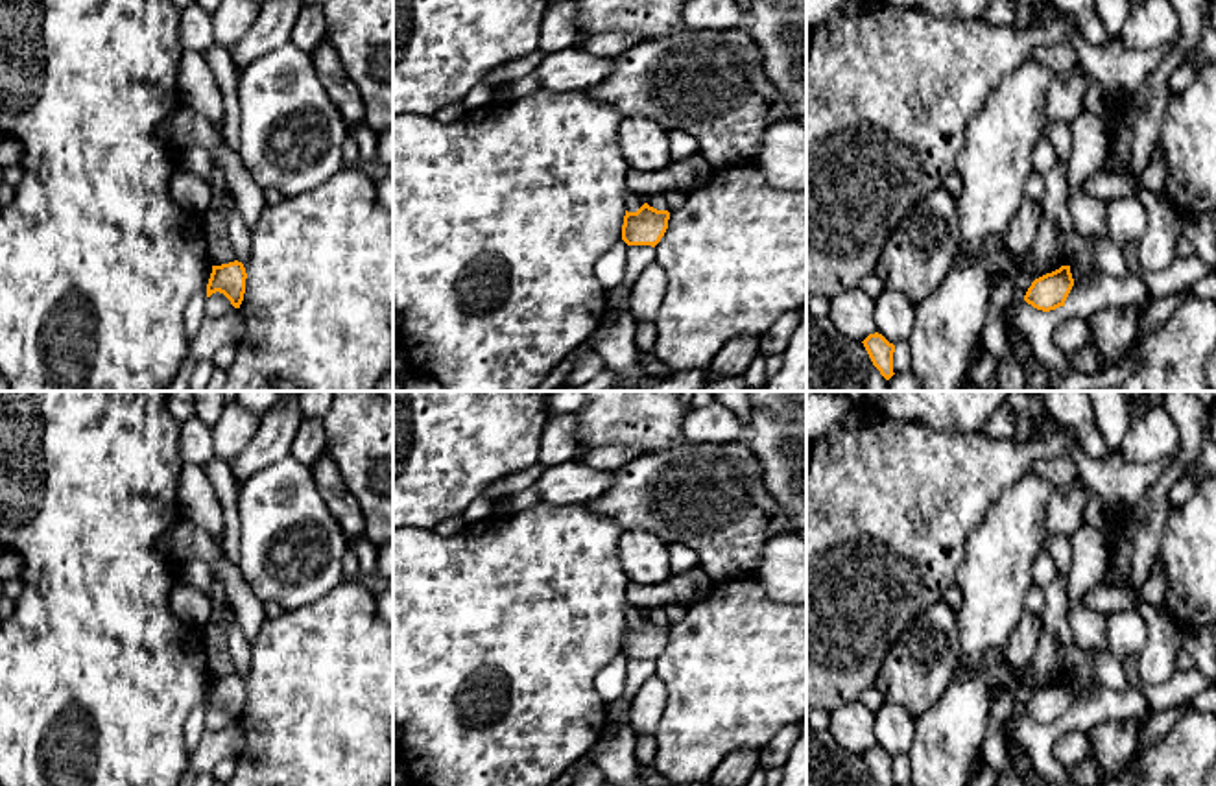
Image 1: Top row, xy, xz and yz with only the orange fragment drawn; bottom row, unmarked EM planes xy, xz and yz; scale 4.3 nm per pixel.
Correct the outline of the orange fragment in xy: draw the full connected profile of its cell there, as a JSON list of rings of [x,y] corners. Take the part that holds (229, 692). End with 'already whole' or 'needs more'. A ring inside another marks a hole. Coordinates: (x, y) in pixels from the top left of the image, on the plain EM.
[[[238,673],[212,679],[212,686],[207,697],[207,710],[220,705],[231,714],[234,721],[240,721],[245,707],[245,692],[245,681]]] | already whole

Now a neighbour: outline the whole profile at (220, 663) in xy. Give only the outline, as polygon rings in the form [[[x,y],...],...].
[[[205,648],[209,668],[212,679],[221,679],[236,673],[232,655],[227,651],[216,651],[210,648]]]

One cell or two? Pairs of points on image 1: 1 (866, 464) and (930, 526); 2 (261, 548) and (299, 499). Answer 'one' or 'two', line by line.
1: one
2: one

